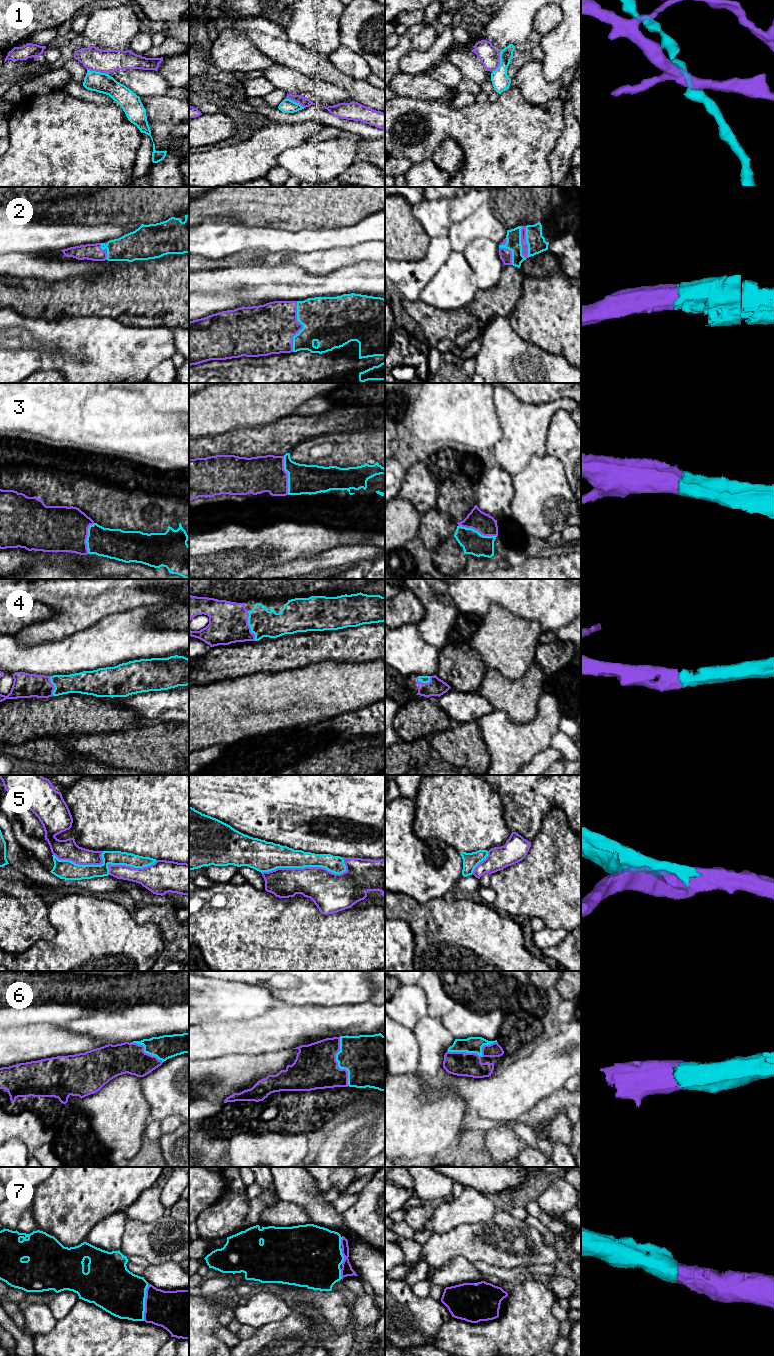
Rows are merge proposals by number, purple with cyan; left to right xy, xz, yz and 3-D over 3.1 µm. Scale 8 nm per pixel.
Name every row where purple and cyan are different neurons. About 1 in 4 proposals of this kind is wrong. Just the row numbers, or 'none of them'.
1, 5

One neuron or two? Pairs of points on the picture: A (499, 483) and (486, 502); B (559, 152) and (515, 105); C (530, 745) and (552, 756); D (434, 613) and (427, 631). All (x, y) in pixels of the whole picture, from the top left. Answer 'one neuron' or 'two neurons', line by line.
A: one neuron
B: two neurons
C: two neurons
D: one neuron

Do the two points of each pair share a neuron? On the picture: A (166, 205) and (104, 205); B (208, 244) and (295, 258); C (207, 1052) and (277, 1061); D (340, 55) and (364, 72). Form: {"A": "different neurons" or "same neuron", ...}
{"A": "same neuron", "B": "different neurons", "C": "different neurons", "D": "same neuron"}

